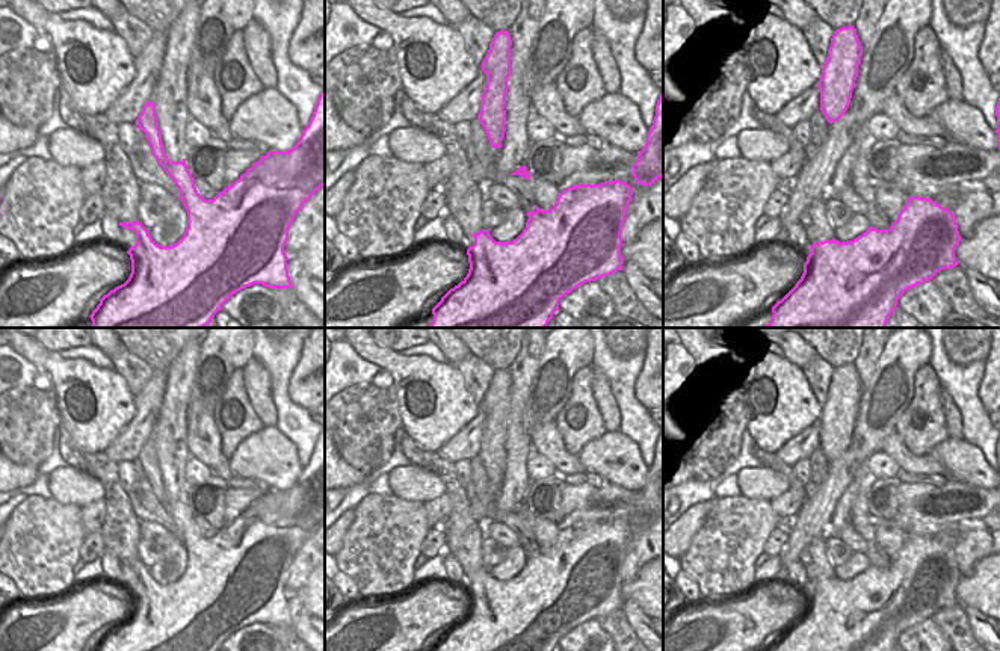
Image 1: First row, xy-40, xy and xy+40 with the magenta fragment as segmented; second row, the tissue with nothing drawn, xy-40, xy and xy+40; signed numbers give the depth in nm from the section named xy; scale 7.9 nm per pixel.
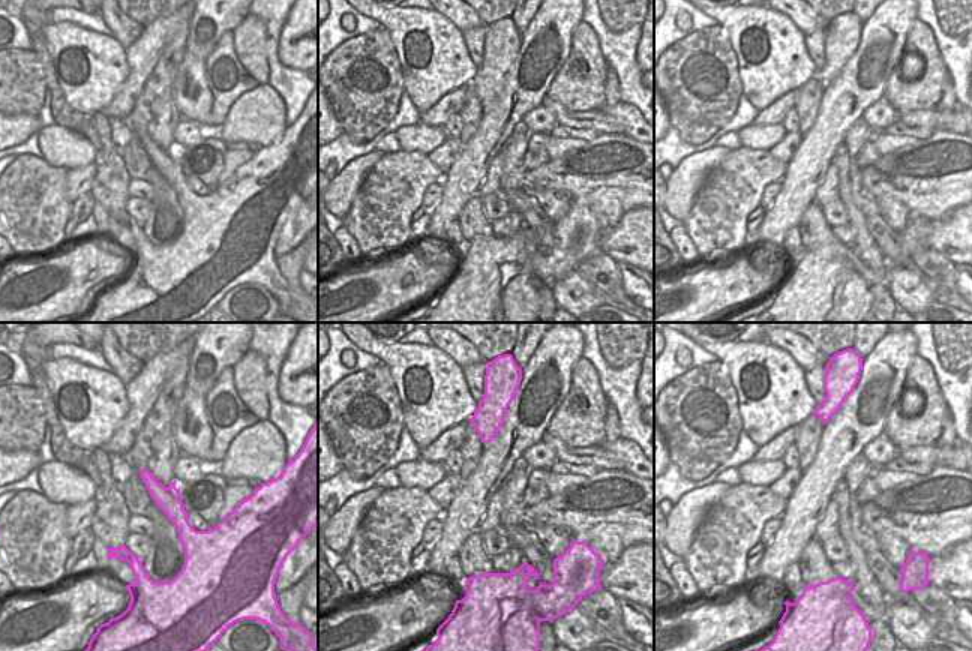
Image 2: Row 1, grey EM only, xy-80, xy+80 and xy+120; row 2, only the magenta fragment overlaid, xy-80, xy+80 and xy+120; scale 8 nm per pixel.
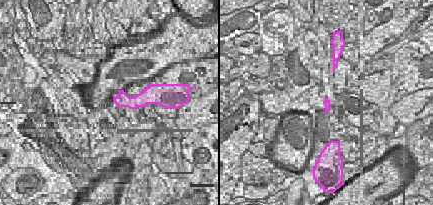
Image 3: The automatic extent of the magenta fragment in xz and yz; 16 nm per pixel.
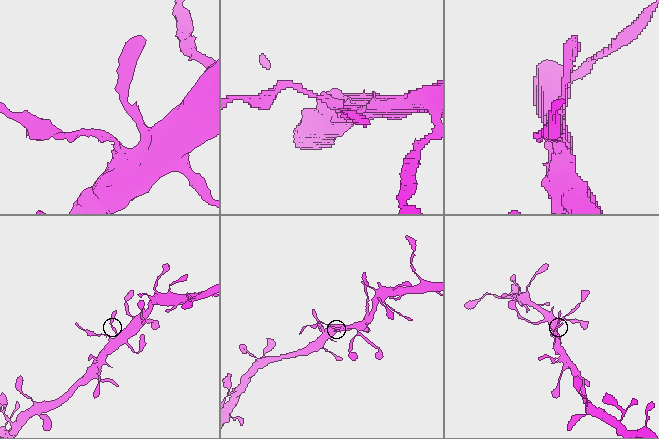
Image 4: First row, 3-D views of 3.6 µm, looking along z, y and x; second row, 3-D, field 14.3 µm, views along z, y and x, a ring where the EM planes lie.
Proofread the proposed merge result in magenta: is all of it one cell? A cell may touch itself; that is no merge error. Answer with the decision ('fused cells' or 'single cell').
fused cells

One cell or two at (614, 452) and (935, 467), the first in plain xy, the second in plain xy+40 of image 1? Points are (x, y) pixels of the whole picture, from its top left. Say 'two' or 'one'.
two

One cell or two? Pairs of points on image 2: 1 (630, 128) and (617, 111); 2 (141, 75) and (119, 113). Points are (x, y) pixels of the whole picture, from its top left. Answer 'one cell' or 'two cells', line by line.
1: one cell
2: one cell

